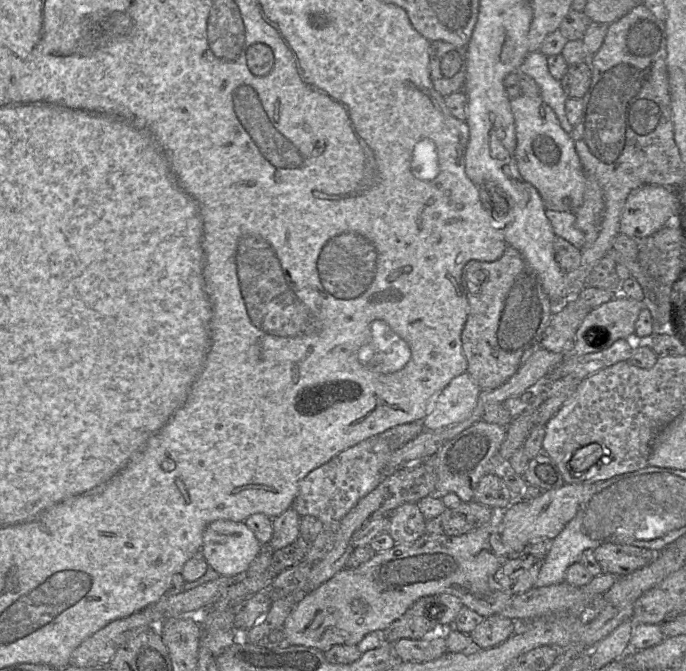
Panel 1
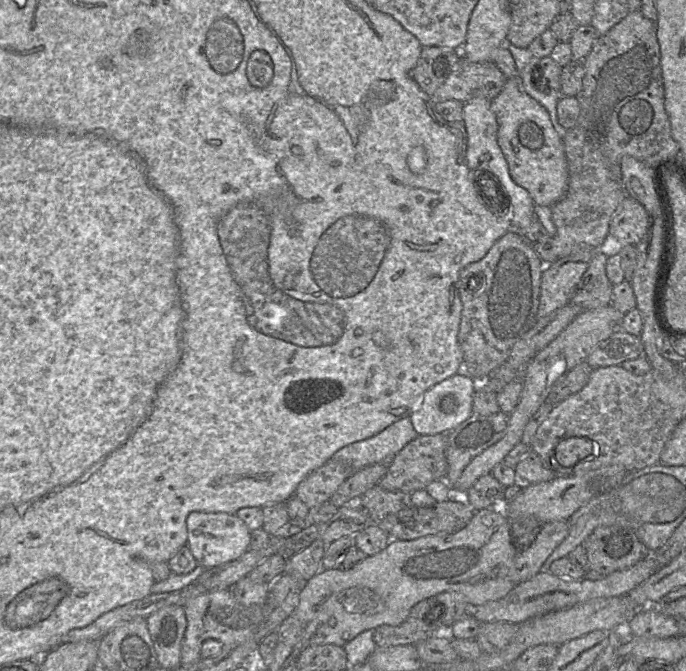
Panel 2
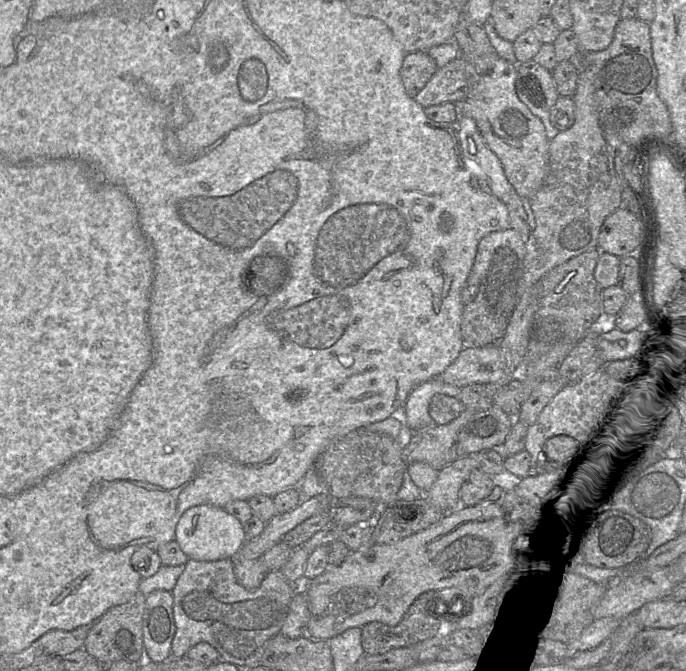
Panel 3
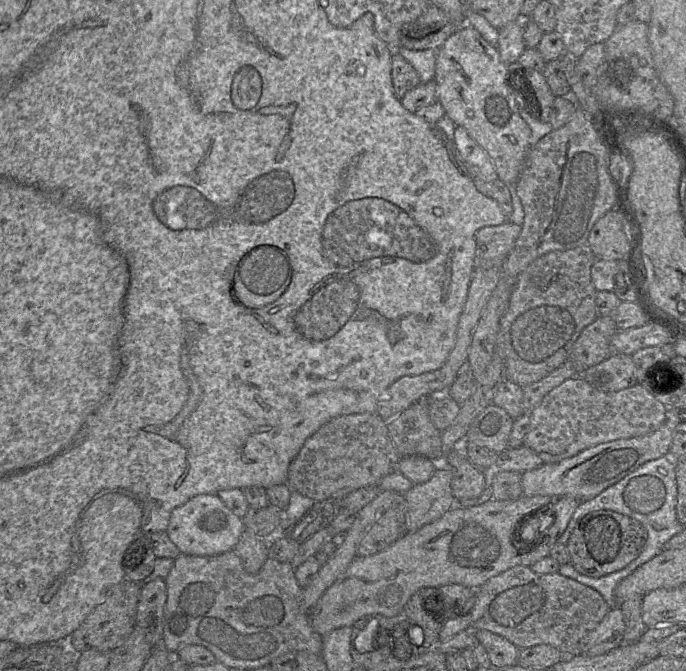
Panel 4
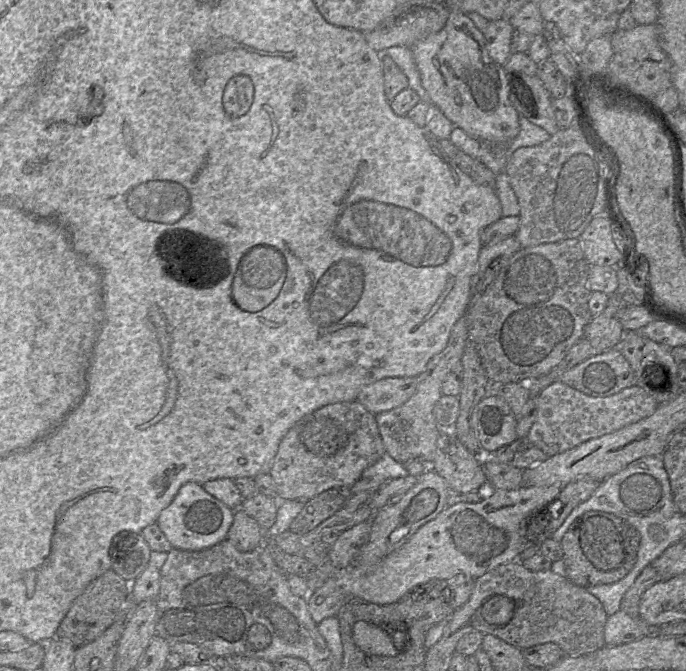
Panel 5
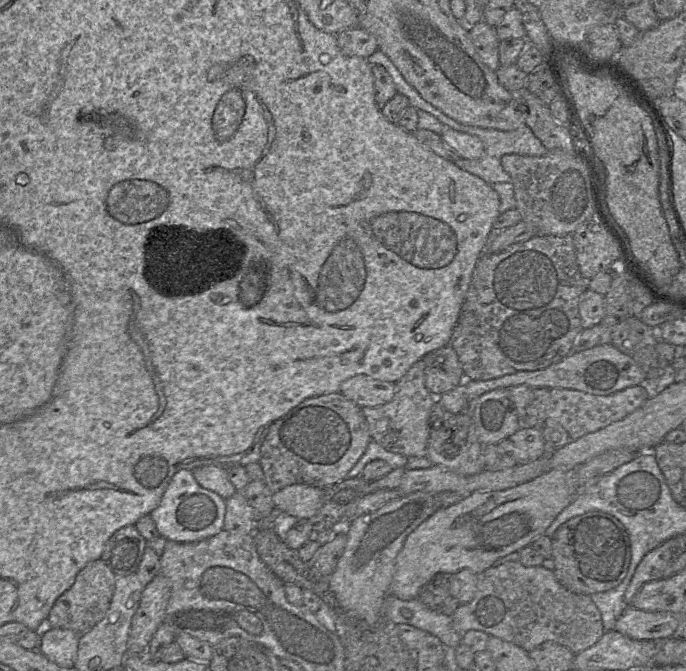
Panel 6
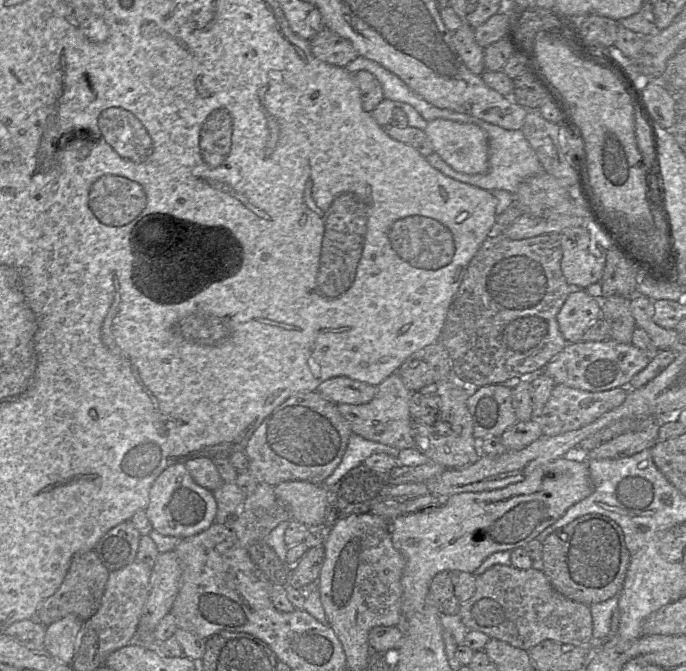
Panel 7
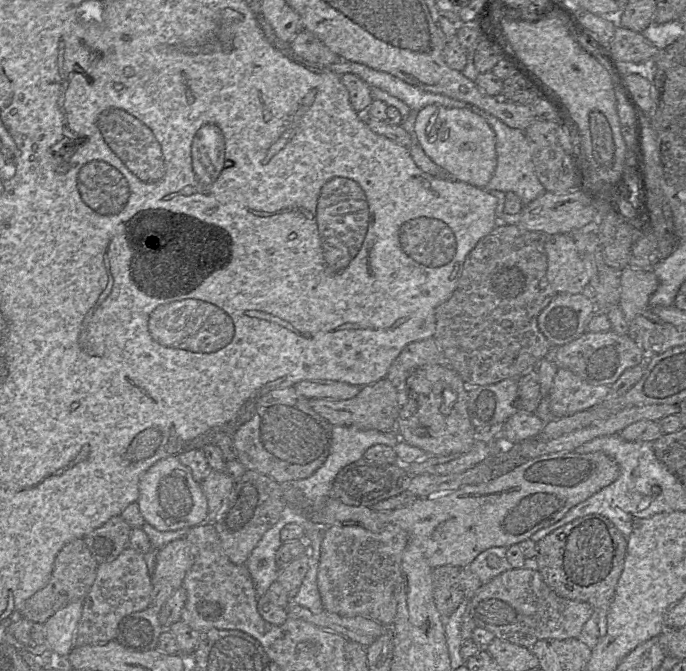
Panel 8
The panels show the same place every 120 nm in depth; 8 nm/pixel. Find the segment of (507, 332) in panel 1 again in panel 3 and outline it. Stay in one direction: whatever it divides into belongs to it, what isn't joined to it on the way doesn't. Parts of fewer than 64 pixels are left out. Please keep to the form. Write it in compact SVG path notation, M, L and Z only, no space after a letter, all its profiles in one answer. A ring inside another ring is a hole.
M512 228L491 232L479 241L474 264L462 290L461 331L465 347L497 345L503 337L522 296L525 242Z

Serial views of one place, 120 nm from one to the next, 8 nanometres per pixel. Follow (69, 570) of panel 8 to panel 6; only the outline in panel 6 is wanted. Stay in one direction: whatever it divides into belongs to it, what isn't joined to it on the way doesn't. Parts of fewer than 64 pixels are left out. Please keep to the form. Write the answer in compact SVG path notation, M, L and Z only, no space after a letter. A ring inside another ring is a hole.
M102 560L89 562L76 575L73 585L61 594L52 606L45 627L69 629L79 636L101 621L111 604L117 576Z

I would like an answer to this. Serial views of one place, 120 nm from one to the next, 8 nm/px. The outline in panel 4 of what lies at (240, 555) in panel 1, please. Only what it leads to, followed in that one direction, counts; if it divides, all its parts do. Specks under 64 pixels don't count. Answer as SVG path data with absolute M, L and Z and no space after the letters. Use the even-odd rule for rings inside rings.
M199 494L172 510L166 532L180 554L214 556L233 550L244 529L242 518L235 515L217 494Z

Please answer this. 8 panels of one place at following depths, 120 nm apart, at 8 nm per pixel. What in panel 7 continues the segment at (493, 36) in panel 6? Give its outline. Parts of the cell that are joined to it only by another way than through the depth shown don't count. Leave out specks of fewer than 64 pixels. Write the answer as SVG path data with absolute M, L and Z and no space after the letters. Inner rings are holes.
M463 23L453 33L452 40L464 64L472 73L481 75L486 71L484 66L484 48L476 42L473 27Z

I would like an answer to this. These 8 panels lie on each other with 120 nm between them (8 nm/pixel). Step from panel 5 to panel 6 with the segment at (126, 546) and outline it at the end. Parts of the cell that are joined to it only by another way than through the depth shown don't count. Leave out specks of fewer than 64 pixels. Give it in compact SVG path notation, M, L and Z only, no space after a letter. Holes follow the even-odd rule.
M134 525L118 529L106 542L101 559L116 576L136 573L143 557L147 540Z

